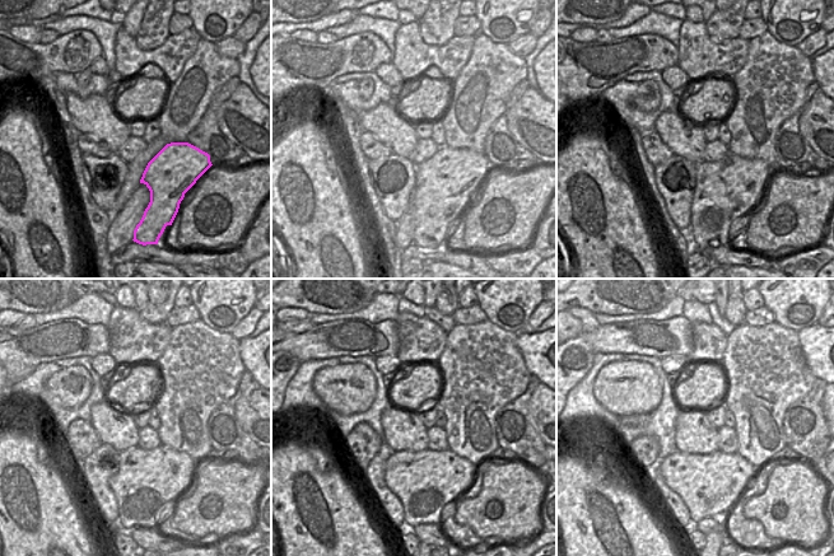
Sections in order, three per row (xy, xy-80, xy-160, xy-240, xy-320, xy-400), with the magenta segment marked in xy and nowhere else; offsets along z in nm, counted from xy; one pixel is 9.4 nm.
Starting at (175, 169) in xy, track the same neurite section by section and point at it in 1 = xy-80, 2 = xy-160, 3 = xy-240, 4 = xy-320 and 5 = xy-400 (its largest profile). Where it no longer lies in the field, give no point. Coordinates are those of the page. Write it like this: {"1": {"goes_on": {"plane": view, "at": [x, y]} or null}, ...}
{"1": {"goes_on": {"plane": "xy-80", "at": [445, 183]}}, "2": {"goes_on": {"plane": "xy-160", "at": [726, 191]}}, "3": {"goes_on": {"plane": "xy-240", "at": [147, 481]}}, "4": {"goes_on": {"plane": "xy-320", "at": [427, 482]}}, "5": {"goes_on": {"plane": "xy-400", "at": [709, 485]}}}

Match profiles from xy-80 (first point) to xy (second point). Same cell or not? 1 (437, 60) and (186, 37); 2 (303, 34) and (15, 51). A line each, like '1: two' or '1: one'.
1: one
2: two

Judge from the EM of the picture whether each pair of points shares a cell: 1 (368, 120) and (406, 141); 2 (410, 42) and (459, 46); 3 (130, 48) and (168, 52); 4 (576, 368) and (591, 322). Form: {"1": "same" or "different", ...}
{"1": "same", "2": "same", "3": "same", "4": "same"}

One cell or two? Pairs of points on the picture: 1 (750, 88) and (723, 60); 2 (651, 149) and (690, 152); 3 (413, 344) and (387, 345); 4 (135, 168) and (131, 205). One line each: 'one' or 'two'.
1: two
2: two
3: two
4: two

